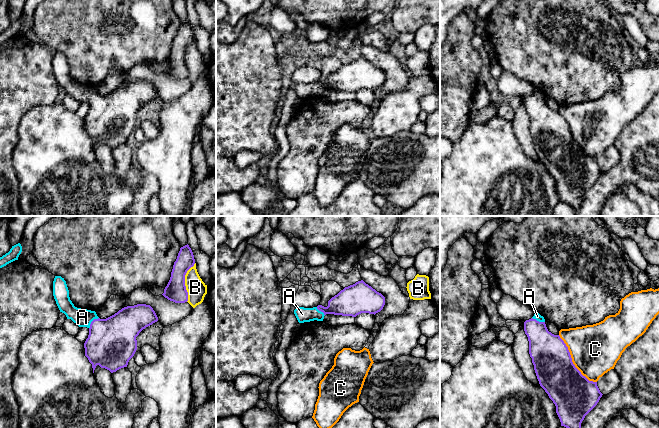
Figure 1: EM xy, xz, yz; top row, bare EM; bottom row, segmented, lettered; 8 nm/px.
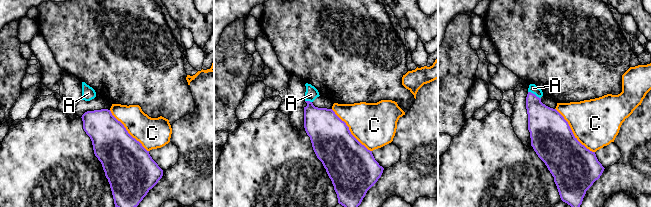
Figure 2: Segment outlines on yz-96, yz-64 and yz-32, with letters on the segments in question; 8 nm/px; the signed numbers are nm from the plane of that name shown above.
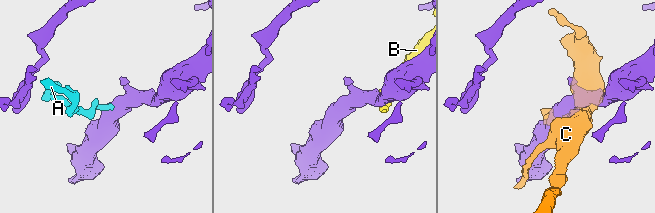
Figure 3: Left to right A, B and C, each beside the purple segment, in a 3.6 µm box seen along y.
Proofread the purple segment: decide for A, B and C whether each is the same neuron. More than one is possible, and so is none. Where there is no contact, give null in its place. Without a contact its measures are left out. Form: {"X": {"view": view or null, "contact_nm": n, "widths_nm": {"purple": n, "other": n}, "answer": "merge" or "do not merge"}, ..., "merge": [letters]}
{"A": {"view": "xy", "contact_nm": 120, "widths_nm": {"purple": 400, "other": 140}, "answer": "merge"}, "B": {"view": "xy", "contact_nm": 320, "widths_nm": {"purple": 170, "other": 160}, "answer": "do not merge"}, "C": {"view": "yz", "contact_nm": 500, "widths_nm": {"purple": 340, "other": 400}, "answer": "do not merge"}, "merge": ["A"]}

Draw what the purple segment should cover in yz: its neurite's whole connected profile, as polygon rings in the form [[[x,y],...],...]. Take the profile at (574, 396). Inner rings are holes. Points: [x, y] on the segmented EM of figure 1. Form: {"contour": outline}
{"contour": [[[539,313],[524,322],[524,331],[529,341],[529,354],[540,386],[556,406],[561,426],[581,428],[585,416],[597,405],[602,393],[597,382],[589,381],[575,367],[568,347],[559,335],[548,331],[545,319]]]}

